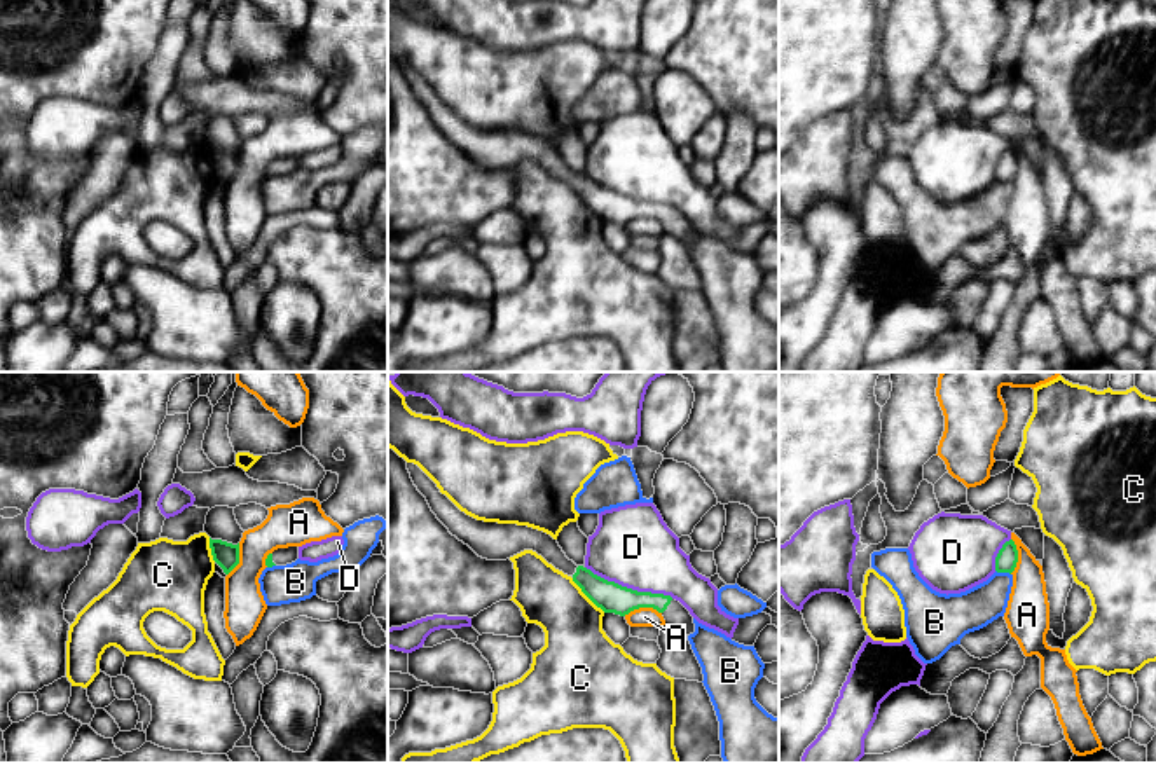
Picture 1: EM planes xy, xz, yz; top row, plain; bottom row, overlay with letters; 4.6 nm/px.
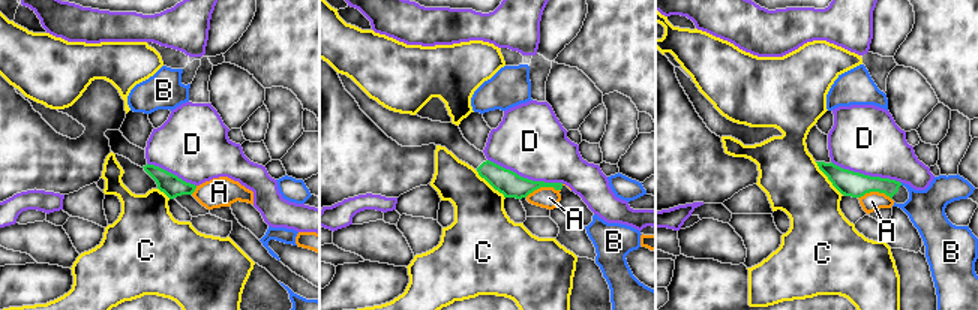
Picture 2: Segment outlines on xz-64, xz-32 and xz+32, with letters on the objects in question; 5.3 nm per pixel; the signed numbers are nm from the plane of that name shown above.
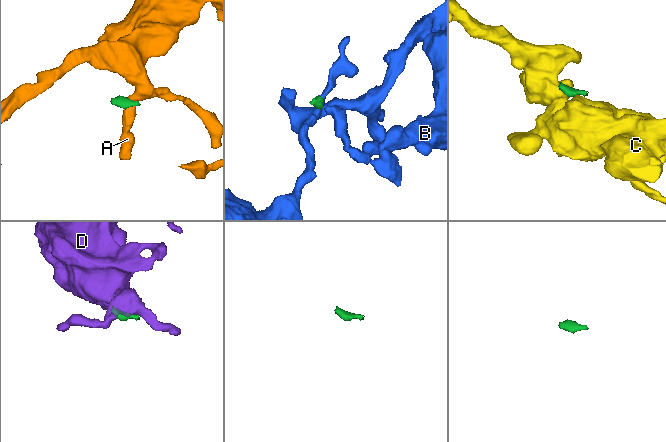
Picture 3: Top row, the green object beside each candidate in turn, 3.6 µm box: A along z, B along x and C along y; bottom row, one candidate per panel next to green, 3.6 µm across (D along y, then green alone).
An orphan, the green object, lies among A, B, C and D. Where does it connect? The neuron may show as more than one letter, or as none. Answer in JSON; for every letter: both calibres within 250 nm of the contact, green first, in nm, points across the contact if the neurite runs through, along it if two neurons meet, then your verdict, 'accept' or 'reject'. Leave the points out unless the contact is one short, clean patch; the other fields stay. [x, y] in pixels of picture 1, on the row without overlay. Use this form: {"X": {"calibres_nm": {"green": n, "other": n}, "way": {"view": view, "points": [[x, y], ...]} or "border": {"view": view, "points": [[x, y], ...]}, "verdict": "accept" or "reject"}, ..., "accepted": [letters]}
{"A": {"calibres_nm": {"green": 140, "other": 100}, "border": {"view": "xz", "points": [[660, 220], [634, 217], [624, 224]]}, "verdict": "reject"}, "B": {"calibres_nm": {"green": 100, "other": 190}, "border": {"view": "yz", "points": [[996, 178], [1010, 184]]}, "verdict": "reject"}, "C": {"calibres_nm": {"green": 140, "other": 300}, "border": {"view": "xz", "points": [[571, 187], [605, 220]]}, "verdict": "reject"}, "D": {"calibres_nm": {"green": 140, "other": 360}, "border": {"view": "xz", "points": [[585, 175], [622, 194], [662, 201], [673, 206]]}, "verdict": "reject"}, "accepted": []}

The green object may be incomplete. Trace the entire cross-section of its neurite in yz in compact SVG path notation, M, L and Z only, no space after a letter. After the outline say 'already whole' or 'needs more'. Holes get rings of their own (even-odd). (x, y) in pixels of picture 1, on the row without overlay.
M1013 148L1006 150L995 166L997 182L1013 182L1018 171L1018 159Z | already whole

